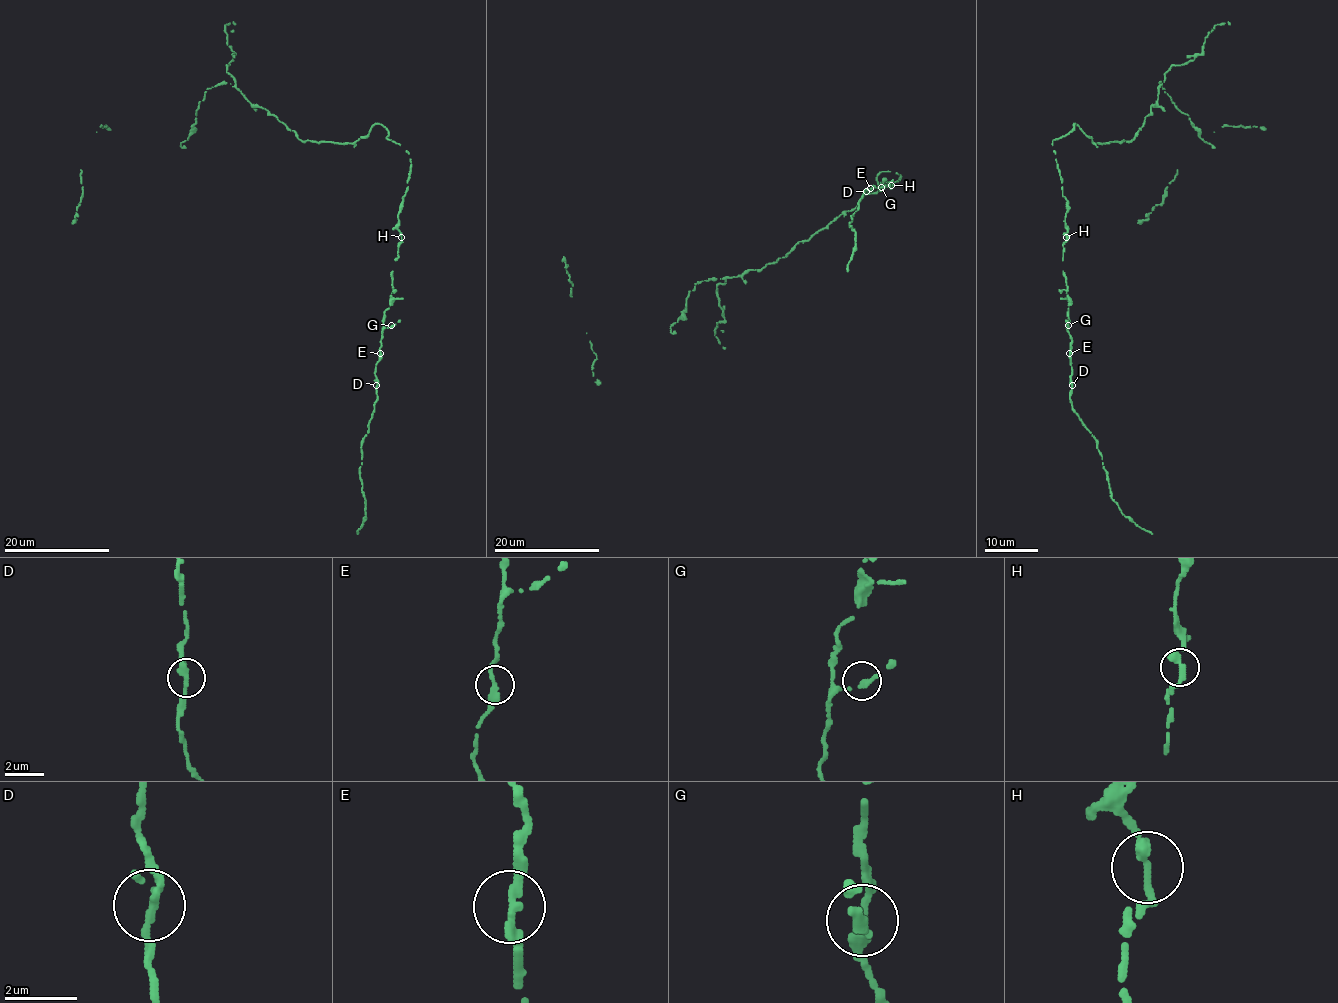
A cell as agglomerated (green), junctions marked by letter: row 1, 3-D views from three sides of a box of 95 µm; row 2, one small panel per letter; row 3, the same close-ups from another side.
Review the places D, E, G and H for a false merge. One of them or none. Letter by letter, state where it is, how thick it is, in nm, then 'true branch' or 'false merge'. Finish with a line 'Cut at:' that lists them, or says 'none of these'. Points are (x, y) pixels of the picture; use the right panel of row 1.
D: (1072, 385) | 260 nm | true branch
E: (1069, 353) | 280 nm | true branch
G: (1068, 325) | 240 nm | true branch
H: (1066, 237) | 280 nm | true branch
Cut at: none of these

